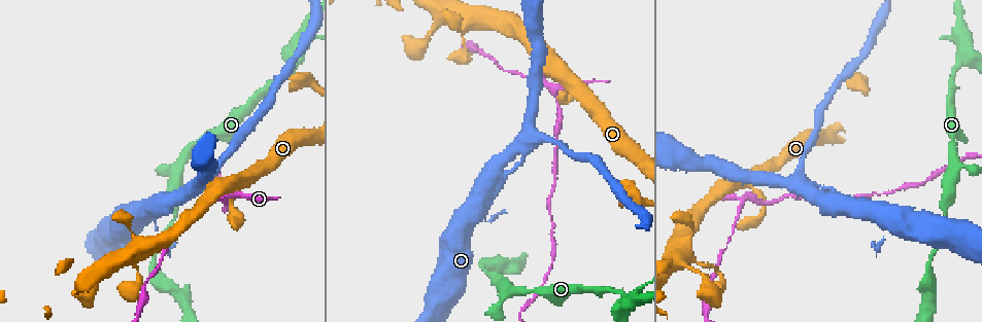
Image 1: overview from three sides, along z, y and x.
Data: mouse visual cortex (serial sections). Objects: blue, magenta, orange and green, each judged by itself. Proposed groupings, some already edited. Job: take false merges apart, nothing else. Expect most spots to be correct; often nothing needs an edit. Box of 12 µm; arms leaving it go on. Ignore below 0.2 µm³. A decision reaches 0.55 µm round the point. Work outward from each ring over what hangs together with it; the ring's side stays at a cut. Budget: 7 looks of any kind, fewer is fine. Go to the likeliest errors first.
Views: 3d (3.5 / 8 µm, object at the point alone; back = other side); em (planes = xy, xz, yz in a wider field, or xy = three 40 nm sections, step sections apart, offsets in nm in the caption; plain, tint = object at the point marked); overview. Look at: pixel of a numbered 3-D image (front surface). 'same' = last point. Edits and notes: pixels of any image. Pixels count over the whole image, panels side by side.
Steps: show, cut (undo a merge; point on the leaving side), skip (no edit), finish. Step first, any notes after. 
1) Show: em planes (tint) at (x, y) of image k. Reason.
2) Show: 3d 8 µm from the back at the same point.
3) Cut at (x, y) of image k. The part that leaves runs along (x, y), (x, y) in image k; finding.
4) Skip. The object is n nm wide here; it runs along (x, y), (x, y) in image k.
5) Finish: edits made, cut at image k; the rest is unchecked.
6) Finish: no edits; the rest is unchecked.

Show: 3d 8 µm at (557, 90) of image 1. Sharp bend.

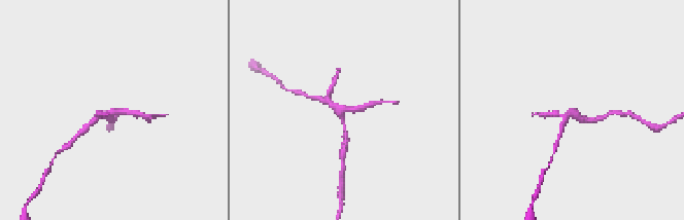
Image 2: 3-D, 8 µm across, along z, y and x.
Show: 3d 3.5 µm from the back at (343, 111) of image 2.

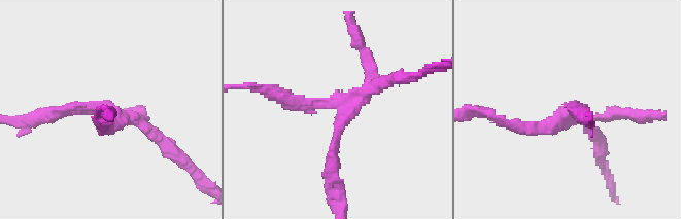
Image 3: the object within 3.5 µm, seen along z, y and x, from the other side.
Cut at (362, 49) of image 3. The part that leaves runs along (345, 110), (332, 146), (338, 196) in image 3; two cells meet here.

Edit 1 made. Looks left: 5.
Show: 3d 3.5 µm at (537, 139) of image 1. Sudden change in width.

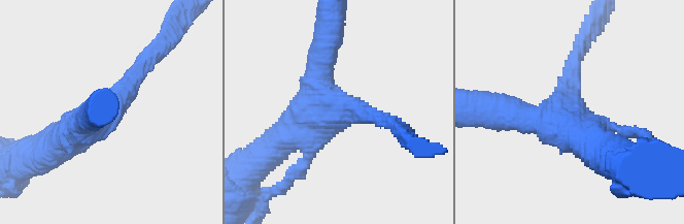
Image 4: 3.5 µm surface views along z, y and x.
Show: em xy step 5 (plain) at (566, 108) of image 4.

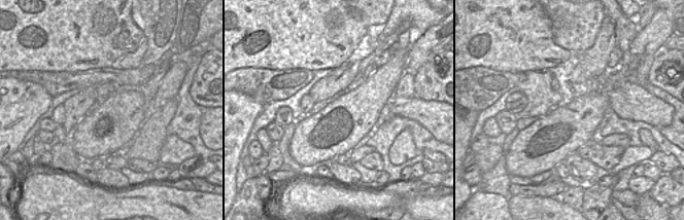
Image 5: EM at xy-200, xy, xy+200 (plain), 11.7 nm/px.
Show: em xy step 5 (tint) at the same point.

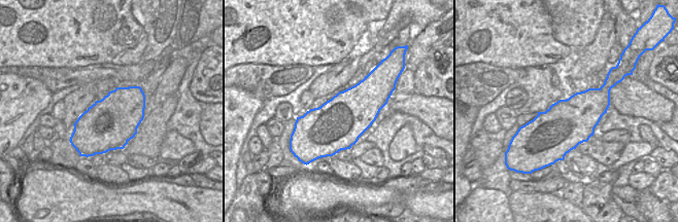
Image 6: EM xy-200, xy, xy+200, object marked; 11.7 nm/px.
Skip. It runs along (272, 149), (322, 109), (326, 43) in image 4; one cell here.

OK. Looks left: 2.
Show: 3d 3.5 µm at (290, 90) of image 2. A narrow waist.

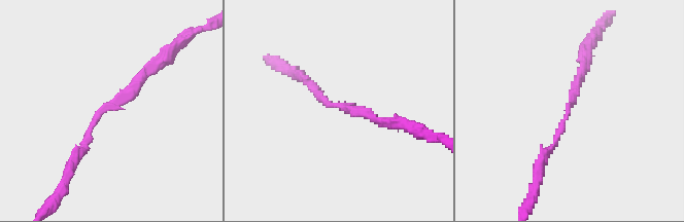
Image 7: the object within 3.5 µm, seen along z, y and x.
Show: em xy step 2 (tint) at (104, 111) of image 7. Need the tissue.

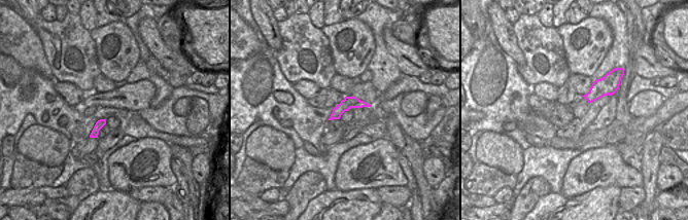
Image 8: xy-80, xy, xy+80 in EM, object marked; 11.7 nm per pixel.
Skip. One cell here.

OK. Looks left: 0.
Finish: edits made, cut at image 3; the rest is unchecked.

